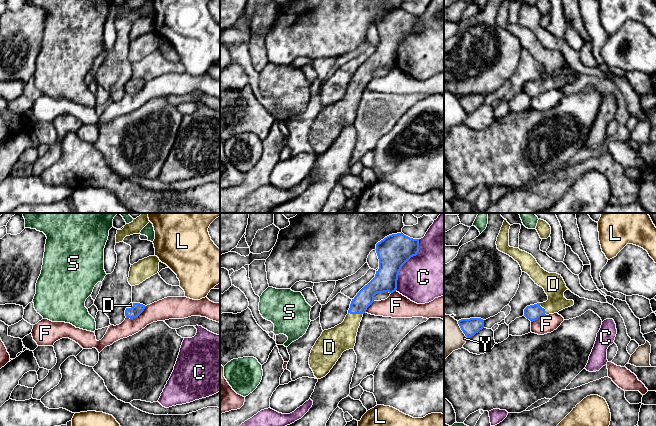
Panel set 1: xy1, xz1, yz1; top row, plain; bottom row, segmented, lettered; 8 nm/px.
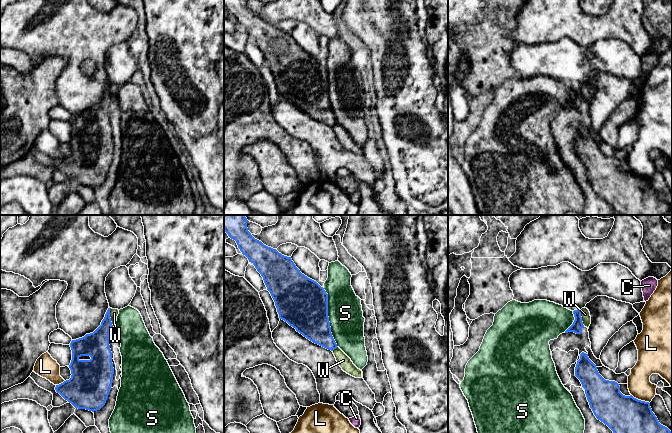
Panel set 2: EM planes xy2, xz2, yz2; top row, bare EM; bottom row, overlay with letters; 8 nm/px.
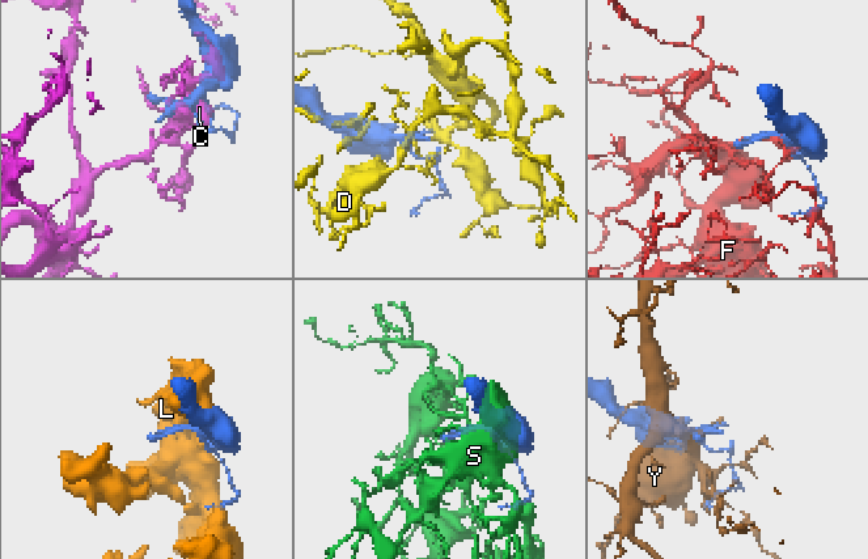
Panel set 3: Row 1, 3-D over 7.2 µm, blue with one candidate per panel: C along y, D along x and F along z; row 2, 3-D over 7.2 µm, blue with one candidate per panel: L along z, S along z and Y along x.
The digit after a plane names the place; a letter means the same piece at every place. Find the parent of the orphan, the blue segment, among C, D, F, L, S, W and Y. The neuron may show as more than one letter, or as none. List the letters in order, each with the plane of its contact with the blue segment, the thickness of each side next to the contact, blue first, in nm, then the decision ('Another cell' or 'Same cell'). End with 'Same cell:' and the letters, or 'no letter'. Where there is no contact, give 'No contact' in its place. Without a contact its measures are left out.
C: Touches blue in xz1. Thickness 260 nm (blue) against 400 nm. Another cell
D: Touches blue in xz1. Thickness 140 nm (blue) against 220 nm. Same cell
F: Touches blue in xy1. Thickness 90 nm (blue) against 170 nm. Another cell
L: Touches blue in yz2. Thickness 300 nm (blue) against 190 nm. Another cell
S: Touches blue in xz2. Thickness 400 nm (blue) against 280 nm. Another cell
W: Touches blue in xy2. Thickness 200 nm (blue) against 70 nm. Another cell
Y: Touches blue in yz1. Thickness 140 nm (blue) against 280 nm. Another cell
Same cell: D

